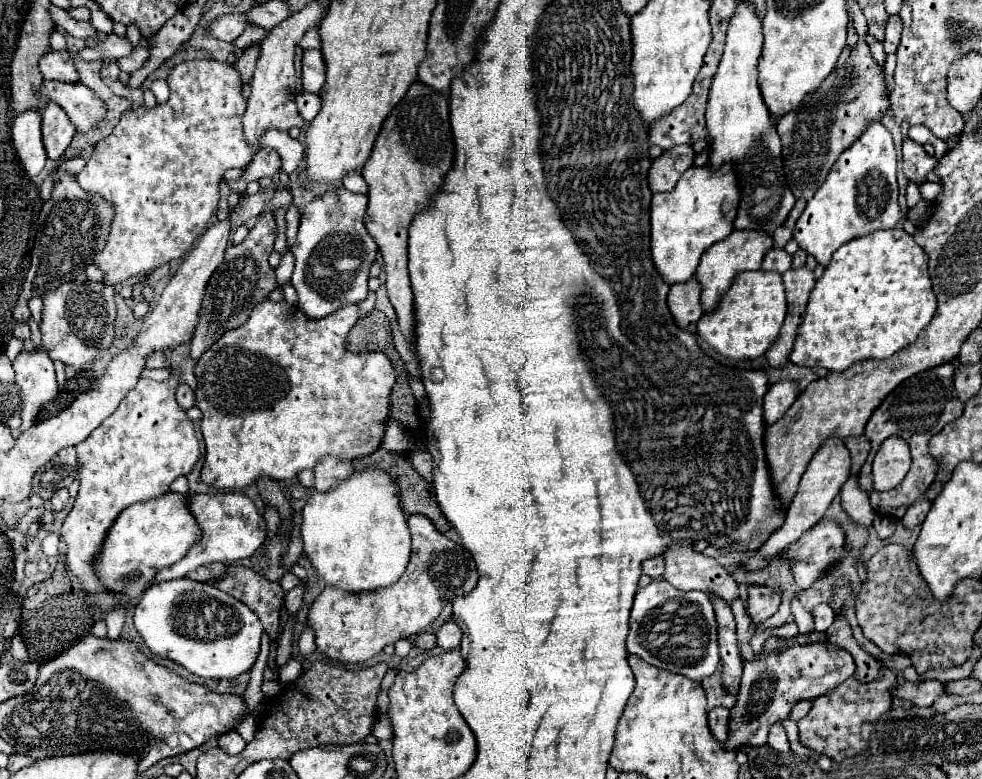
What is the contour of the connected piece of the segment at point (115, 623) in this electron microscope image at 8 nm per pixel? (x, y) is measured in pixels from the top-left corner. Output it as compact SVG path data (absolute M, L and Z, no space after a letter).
M125 610L124 611L113 611L110 612L106 618L105 622L107 625L107 630L108 630L108 638L110 640L116 640L119 638L123 624L125 622L124 615L125 615Z

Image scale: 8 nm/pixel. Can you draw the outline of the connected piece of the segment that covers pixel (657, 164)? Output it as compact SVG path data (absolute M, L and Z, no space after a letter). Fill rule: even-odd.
M680 144L664 150L652 160L648 172L648 186L652 192L668 192L676 186L678 178L692 166L694 150L690 144Z

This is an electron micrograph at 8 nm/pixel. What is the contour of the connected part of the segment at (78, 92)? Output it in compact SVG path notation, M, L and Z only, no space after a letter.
M42 80L40 96L46 102L60 104L80 132L88 132L90 128L94 128L106 114L104 102L84 84Z

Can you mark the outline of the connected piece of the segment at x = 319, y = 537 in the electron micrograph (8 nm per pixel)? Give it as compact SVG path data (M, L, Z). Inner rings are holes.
M380 468L354 470L336 488L330 488L328 492L314 490L306 500L302 516L304 552L324 584L346 592L370 592L394 584L404 574L410 560L412 538L406 524L406 514L400 506L400 488L388 472Z

